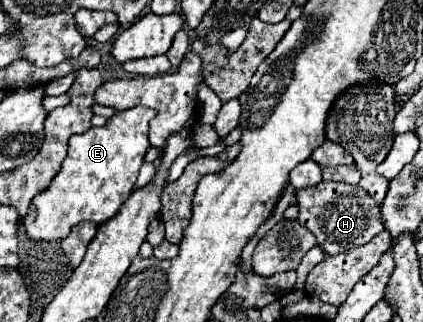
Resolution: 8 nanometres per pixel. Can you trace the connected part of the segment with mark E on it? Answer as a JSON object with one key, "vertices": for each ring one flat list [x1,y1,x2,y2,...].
{"vertices":[[135,106,115,114,101,128,89,128,85,134,71,136,61,170,51,180,51,186,33,200,29,214,23,218,29,238,63,240,71,228,83,220,95,224,111,220,133,192,137,172,149,148,149,120,155,118,155,114,153,108]]}

